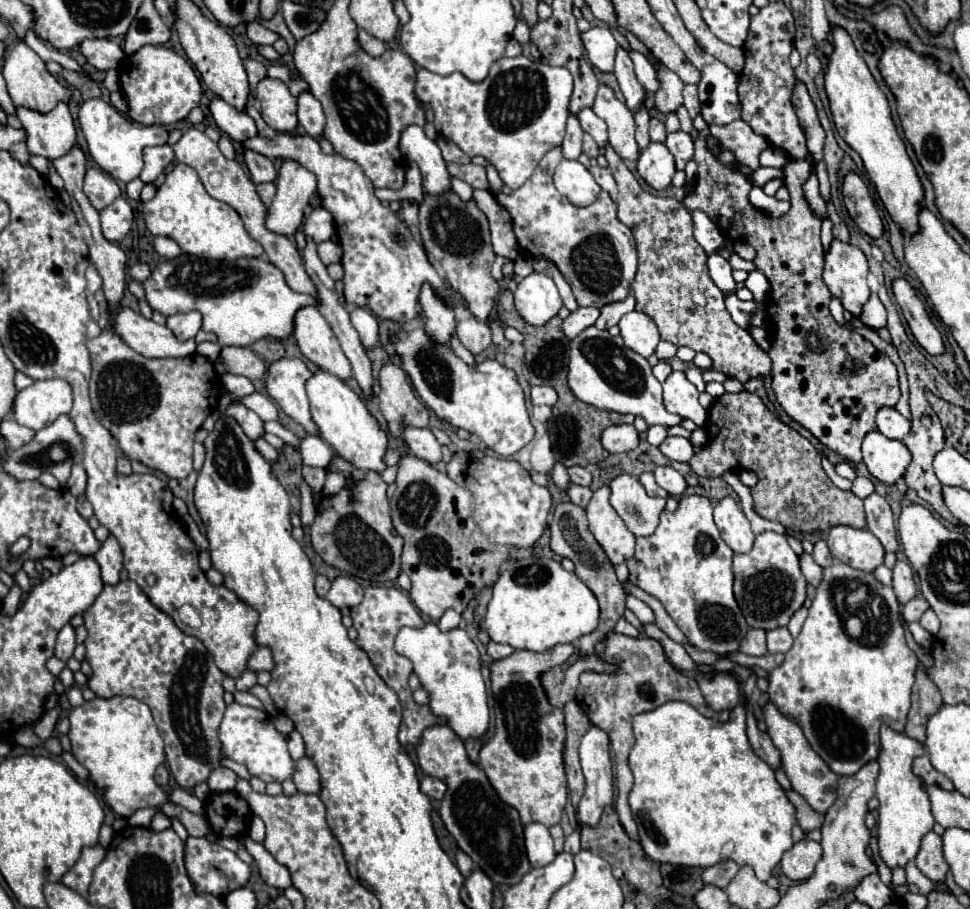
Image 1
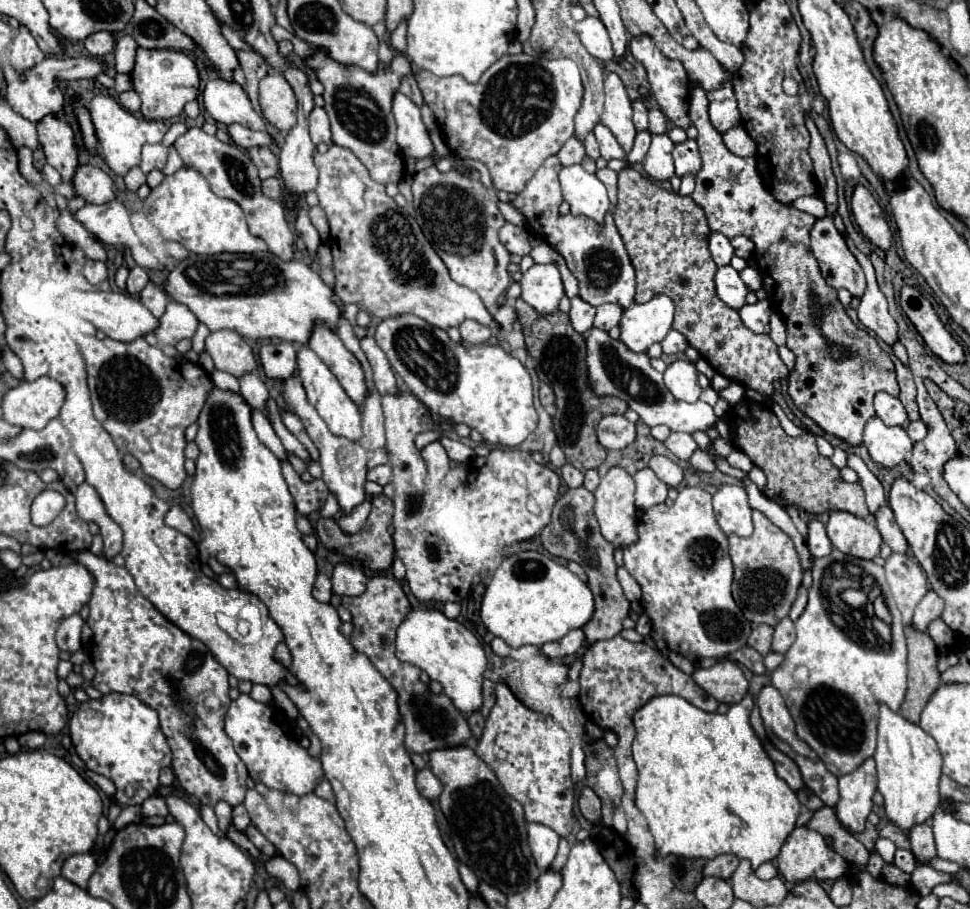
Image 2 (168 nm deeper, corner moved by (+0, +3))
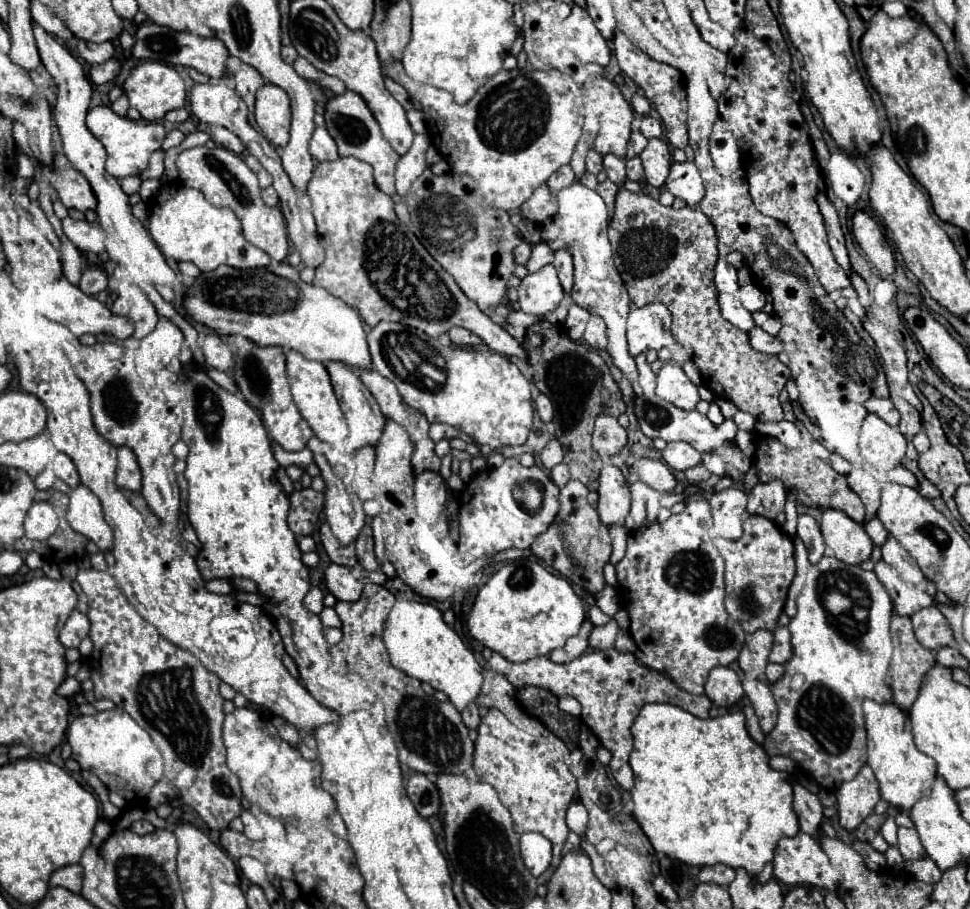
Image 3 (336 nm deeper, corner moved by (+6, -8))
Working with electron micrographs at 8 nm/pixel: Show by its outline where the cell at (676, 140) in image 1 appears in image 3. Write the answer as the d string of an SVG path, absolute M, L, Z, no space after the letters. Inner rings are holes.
M673 162L665 188L693 208L697 208L703 198L703 180L693 162Z

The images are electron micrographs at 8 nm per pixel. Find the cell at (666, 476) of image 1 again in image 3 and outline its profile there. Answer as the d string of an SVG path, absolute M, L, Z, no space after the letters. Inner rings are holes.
M641 458L637 462L637 470L639 470L639 480L645 482L647 486L651 486L659 492L673 492L673 488L675 488L673 470L667 464L663 464L661 460Z

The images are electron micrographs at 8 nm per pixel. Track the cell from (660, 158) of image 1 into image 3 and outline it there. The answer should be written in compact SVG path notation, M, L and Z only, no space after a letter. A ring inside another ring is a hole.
M651 138L639 158L643 160L645 180L655 188L663 188L671 166L671 154L667 144L661 138Z

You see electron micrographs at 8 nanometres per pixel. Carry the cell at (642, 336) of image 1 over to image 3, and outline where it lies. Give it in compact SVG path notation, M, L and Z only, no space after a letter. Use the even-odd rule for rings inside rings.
M653 302L647 306L633 306L629 320L627 320L627 340L629 340L629 354L637 356L641 352L647 350L661 350L661 348L669 348L675 344L673 334L671 334L671 312L667 310L667 306L663 306L661 302Z

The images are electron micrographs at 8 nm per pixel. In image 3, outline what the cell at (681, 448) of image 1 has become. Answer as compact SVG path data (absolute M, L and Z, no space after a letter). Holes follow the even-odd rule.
M669 442L663 450L663 460L673 470L687 470L701 462L701 454L687 442Z

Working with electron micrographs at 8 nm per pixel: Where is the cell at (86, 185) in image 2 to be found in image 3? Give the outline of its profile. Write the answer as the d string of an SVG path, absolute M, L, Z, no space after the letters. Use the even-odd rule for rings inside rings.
M67 168L61 174L61 180L57 184L57 192L59 192L61 202L67 208L77 208L77 210L85 212L85 210L95 210L95 206L97 206L97 198L91 190L91 184L75 168Z

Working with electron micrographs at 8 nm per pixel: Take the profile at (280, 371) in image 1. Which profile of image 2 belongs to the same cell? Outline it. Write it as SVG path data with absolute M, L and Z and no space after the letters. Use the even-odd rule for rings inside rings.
M293 373L291 377L283 379L281 381L281 391L283 391L283 401L285 405L301 419L301 423L305 425L311 441L317 445L319 449L319 463L323 467L323 481L327 483L329 491L333 491L337 495L337 501L341 505L341 509L345 513L349 513L353 507L357 507L363 499L365 499L365 489L363 489L363 483L365 483L365 477L367 477L367 461L369 461L369 455L367 451L355 443L355 441L349 441L345 437L335 437L329 427L325 425L325 421L319 417L319 413L315 411L315 407L307 401L307 393L301 385L301 381L297 379L297 373Z

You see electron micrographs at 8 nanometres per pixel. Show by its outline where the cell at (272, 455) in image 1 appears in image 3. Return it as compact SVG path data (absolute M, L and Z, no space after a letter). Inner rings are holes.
M305 488L293 492L289 498L291 498L291 510L287 516L289 528L295 532L295 536L311 535L323 511L324 493L313 488Z

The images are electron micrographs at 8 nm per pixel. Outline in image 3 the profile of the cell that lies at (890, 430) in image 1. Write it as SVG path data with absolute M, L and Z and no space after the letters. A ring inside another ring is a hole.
M869 398L865 402L865 408L873 414L877 414L879 418L883 418L889 426L897 426L899 424L899 412L895 410L893 402L889 398Z

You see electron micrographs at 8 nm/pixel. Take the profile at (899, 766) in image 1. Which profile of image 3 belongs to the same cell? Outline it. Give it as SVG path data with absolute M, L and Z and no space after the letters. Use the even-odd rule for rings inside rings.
M863 700L863 714L867 728L867 764L875 772L881 798L889 802L889 806L911 810L911 806L931 790L931 782L937 778L935 760L917 750L909 716L893 702L879 704L875 700Z

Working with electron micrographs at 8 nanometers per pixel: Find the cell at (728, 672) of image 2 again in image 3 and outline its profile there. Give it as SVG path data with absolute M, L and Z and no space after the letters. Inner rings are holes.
M717 666L709 672L705 682L705 694L717 706L731 706L743 698L743 686L733 668Z

